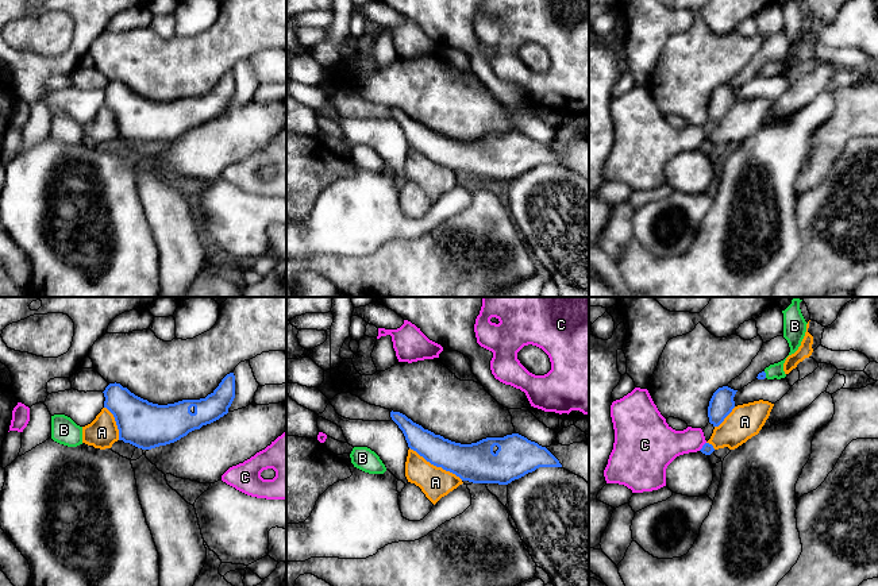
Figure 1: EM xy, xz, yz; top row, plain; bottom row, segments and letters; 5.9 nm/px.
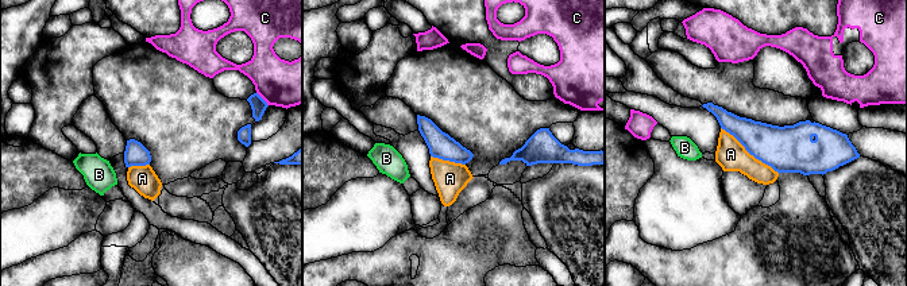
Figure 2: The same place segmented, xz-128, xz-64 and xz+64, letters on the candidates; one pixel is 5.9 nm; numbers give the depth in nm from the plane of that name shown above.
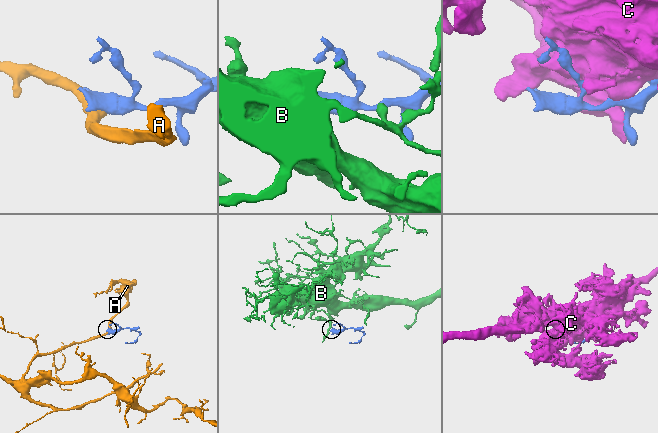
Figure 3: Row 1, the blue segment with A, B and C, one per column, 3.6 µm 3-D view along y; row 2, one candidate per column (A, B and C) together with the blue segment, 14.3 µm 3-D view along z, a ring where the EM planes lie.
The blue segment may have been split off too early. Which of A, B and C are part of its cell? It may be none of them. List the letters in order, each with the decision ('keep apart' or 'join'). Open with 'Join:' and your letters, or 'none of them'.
Join: B
A: keep apart
B: join
C: keep apart

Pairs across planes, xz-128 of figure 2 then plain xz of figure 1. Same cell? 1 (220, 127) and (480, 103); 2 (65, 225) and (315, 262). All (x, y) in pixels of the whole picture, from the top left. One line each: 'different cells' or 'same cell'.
1: same cell
2: different cells

